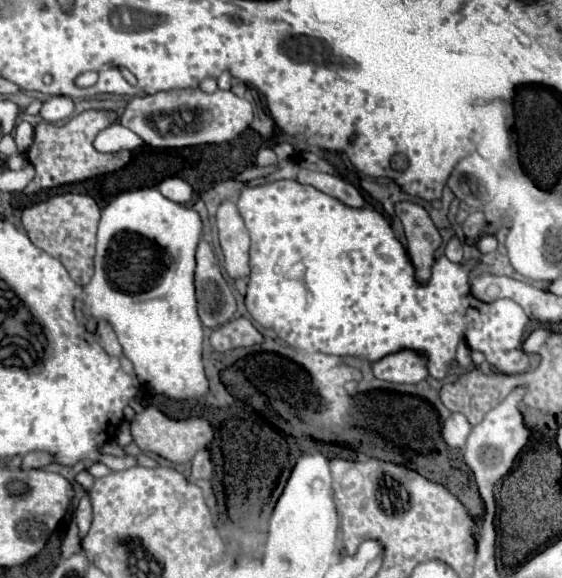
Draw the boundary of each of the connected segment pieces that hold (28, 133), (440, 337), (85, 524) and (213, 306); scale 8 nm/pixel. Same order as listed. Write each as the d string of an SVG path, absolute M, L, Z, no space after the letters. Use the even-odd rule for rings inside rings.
M27 121L19 123L17 129L15 129L15 143L17 143L17 149L19 149L21 153L27 151L27 147L31 145L31 141L33 141L33 129L29 127Z
M291 179L245 187L239 195L237 207L251 235L251 273L245 293L245 307L261 327L273 329L287 345L305 353L321 351L327 355L349 355L367 361L379 361L385 355L411 349L427 357L429 375L441 381L455 363L459 341L465 341L469 349L483 353L487 363L497 367L501 373L527 371L521 341L529 317L511 299L483 303L473 297L469 273L475 265L479 265L479 259L451 263L445 255L441 255L431 267L431 279L427 283L419 283L405 247L395 239L389 221L381 213L371 207L345 207L339 199L317 191L315 187L303 187ZM297 261L303 261L307 267L303 281L287 277L287 271Z
M83 497L77 505L77 511L75 511L75 521L77 521L77 527L79 527L79 537L85 537L89 527L91 527L91 503L89 503L89 497Z
M201 239L197 247L197 271L195 271L195 287L197 287L197 305L201 323L209 329L217 329L231 321L235 313L235 297L221 275L217 259Z

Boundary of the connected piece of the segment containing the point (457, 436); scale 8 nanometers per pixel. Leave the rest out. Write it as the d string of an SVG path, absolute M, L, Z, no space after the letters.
M451 413L451 417L445 421L443 425L443 439L447 441L449 447L463 447L465 439L469 437L471 431L471 423L465 419L465 415L461 413Z

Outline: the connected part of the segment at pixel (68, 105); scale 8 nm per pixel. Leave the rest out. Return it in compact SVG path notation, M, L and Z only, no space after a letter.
M51 97L49 101L45 101L45 105L41 107L41 117L49 123L55 123L55 121L63 121L63 119L69 119L75 111L75 103L71 97Z

